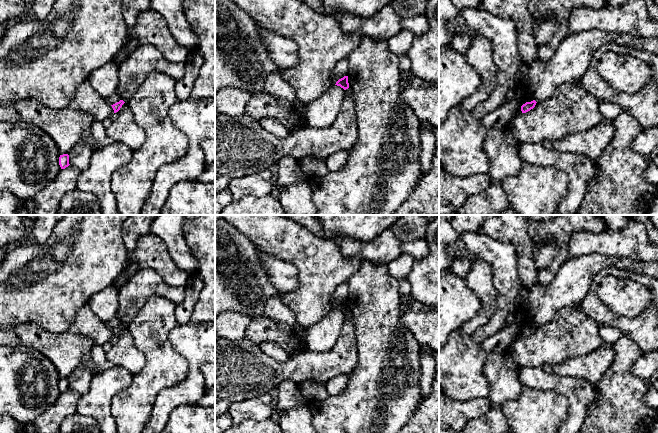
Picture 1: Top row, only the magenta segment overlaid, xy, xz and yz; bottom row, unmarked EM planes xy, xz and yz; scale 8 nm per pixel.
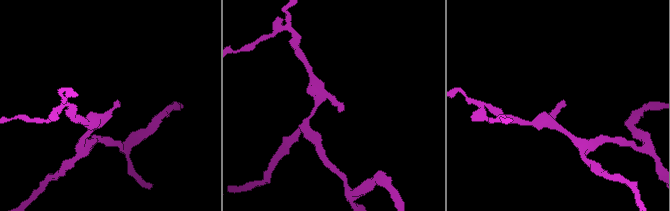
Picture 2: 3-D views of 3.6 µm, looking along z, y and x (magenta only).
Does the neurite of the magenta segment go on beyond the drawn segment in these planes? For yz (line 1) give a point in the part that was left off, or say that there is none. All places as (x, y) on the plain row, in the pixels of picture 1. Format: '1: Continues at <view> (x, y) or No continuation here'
1: No continuation here

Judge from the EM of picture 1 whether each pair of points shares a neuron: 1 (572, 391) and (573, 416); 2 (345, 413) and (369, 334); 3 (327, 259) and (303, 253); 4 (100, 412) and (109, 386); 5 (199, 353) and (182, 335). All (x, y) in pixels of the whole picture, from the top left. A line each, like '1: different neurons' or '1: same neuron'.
1: same neuron
2: same neuron
3: same neuron
4: same neuron
5: same neuron

